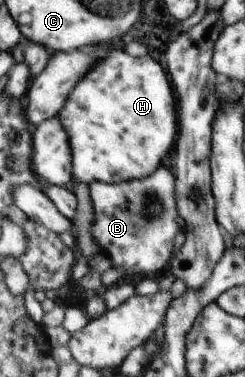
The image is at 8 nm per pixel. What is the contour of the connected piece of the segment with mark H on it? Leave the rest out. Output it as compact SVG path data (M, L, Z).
M124 48L114 50L109 56L98 61L98 63L90 69L90 71L70 92L70 95L65 101L65 106L59 111L58 117L70 136L70 147L73 150L72 182L79 181L88 185L93 181L120 183L123 181L142 179L147 176L147 174L151 174L151 172L157 170L157 166L161 164L161 160L171 152L171 148L173 148L173 144L175 144L175 138L177 138L177 110L175 110L175 96L173 96L171 84L169 84L169 80L167 80L167 76L165 76L163 68L159 66L159 62L151 60L150 55L145 54L145 56L137 57L131 56L124 51Z

